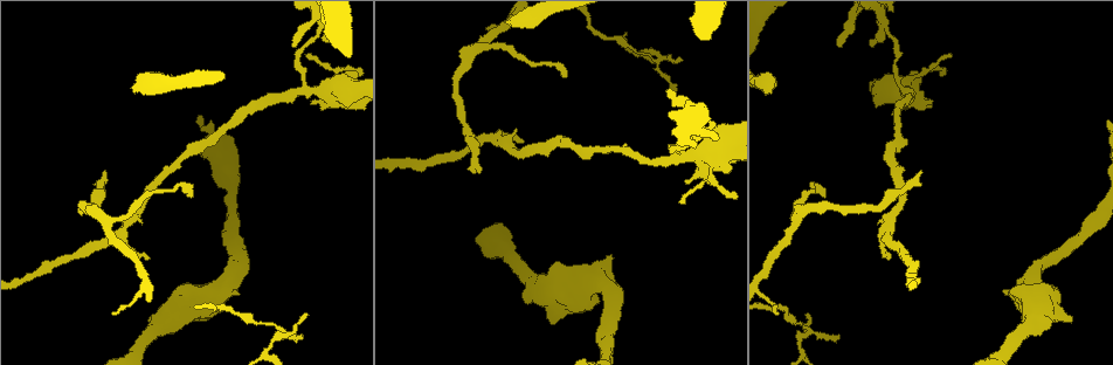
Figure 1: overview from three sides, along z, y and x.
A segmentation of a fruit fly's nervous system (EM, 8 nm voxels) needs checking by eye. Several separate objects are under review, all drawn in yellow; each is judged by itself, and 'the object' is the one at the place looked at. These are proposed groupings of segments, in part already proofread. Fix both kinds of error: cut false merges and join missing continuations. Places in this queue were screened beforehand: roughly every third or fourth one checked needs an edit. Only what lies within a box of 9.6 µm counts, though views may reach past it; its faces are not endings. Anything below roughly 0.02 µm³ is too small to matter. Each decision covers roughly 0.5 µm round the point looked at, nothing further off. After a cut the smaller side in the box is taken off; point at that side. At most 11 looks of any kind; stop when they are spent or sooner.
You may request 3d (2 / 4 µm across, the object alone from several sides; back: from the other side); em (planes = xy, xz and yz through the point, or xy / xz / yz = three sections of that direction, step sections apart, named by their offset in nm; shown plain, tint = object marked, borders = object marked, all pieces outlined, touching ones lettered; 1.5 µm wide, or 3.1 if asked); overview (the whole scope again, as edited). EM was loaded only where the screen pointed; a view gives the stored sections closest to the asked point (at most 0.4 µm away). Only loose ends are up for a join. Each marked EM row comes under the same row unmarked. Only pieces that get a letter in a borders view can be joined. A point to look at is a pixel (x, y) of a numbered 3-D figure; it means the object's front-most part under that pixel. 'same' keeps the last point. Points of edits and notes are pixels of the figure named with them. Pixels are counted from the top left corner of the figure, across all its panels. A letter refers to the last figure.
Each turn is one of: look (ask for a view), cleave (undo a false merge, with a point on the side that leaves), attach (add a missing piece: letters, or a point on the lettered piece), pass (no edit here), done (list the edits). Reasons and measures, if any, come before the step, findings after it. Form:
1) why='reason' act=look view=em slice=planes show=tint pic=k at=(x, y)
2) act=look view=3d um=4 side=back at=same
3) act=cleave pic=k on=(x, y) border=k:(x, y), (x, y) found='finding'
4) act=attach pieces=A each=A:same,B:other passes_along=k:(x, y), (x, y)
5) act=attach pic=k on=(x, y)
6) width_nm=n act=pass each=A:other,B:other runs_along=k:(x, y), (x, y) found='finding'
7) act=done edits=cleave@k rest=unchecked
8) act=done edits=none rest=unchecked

why='branch stops here' act=look view=3d um=2 pic=1 at=(889, 260)

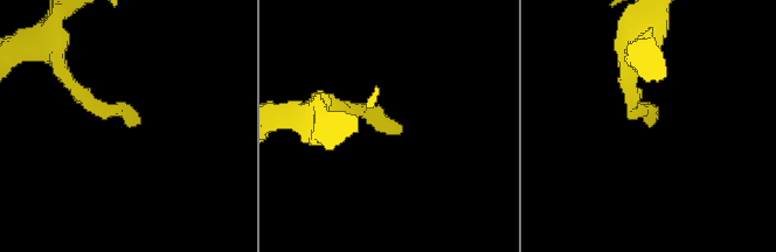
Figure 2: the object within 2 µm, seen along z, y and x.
act=look view=em slice=planes show=tint pic=2 at=(401, 128)

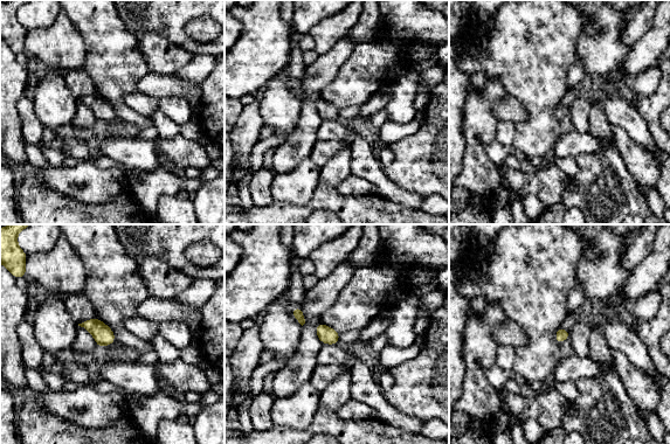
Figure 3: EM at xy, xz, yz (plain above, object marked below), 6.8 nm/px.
why='see the neighbours' act=look view=em slice=planes show=borders at=same

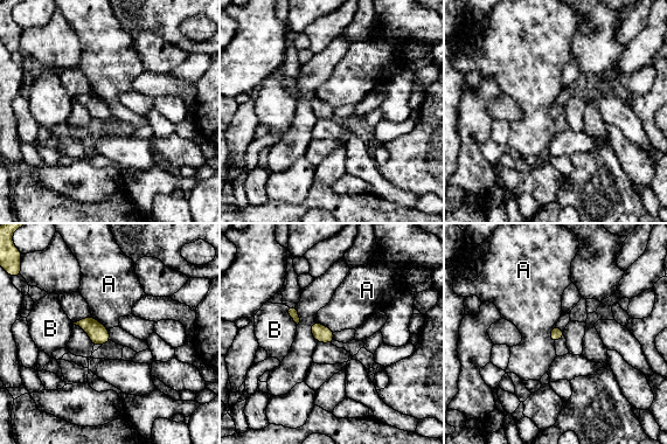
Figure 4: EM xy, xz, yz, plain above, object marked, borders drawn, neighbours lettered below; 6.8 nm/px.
width_nm=80 longest_contact=A:150nm act=pass each=A:other,B:other found='none of them fits'

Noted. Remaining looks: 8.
act=look view=3d um=2 pic=1 at=(550, 322)

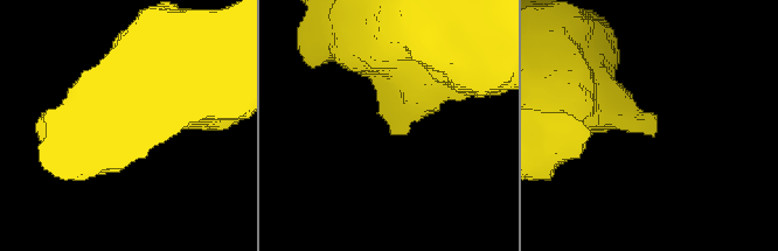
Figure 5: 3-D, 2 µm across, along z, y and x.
why='need the tissue' act=look view=em slice=xz step=8 show=borders pic=5 at=(390, 133)

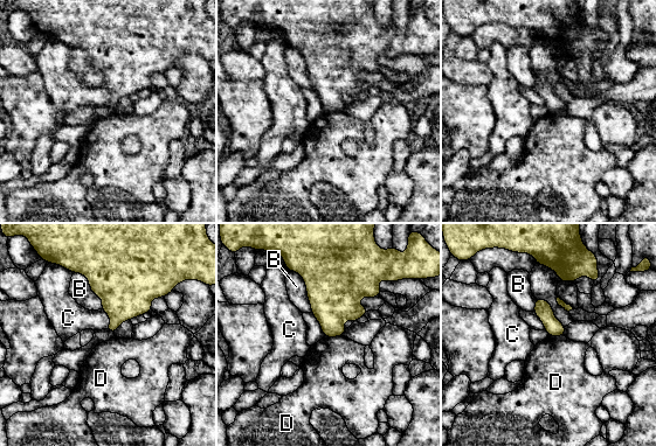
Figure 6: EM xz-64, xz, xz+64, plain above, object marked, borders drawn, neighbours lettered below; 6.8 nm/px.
why='another direction' act=look view=em slice=planes show=borders at=same

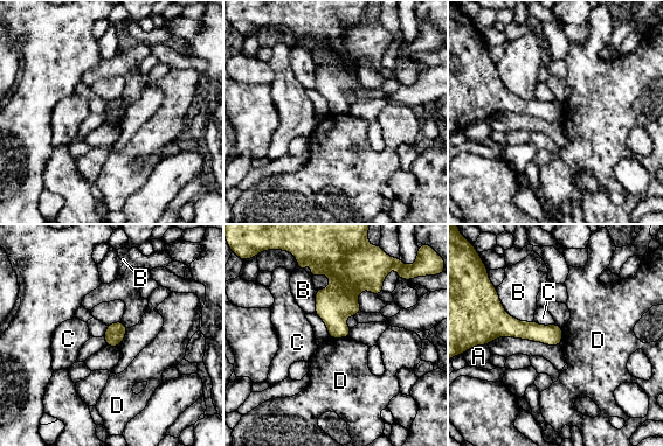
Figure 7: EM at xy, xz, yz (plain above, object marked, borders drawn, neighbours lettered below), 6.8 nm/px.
act=pass each=A:other,B:other,C:other,D:other runs_along=7:(490, 330), (524, 329), (559, 335) found='none of them fits'

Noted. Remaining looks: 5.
why='free end' act=look view=3d um=4 side=back pic=1 at=(609, 257)

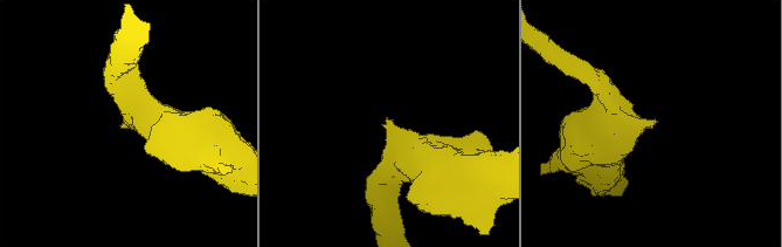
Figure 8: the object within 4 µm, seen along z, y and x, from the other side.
act=look view=em slice=planes show=borders pic=8 at=(388, 119)

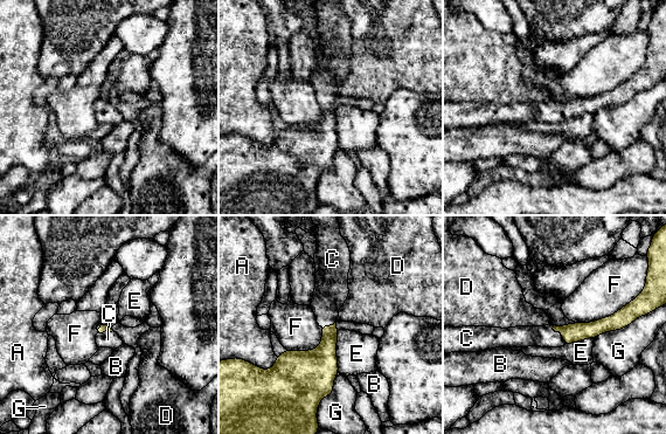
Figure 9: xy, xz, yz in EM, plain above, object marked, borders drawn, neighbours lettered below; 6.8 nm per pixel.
act=attach pieces=C each=A:other,B:other,C:same,D:other,E:other,F:other,G:other found='the cell continues'

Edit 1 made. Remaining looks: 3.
why='see it whole again' act=look view=overview

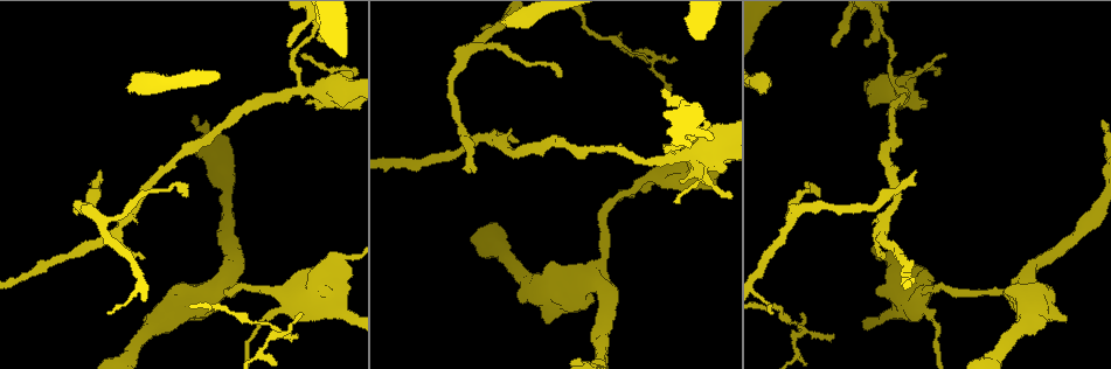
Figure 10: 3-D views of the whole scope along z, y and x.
why='abrupt turn' act=look view=em slice=yz step=8 show=borders pic=10 at=(881, 22)

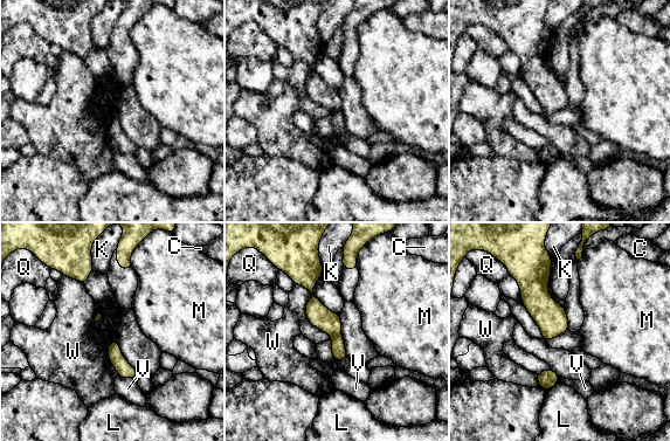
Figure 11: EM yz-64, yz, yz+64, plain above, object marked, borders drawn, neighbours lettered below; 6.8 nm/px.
longest_contact=W:260nm act=cleave pic=11 on=(317, 314) each=C:other,K:other,L:other,M:other,Q:other,V:other,W:other part_leaving=11:(313, 256), (310, 289), (315, 309), (337, 331) found='two cells meet here'

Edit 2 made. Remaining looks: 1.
act=done edits=attach@9,cleave@11 rest=unchecked

